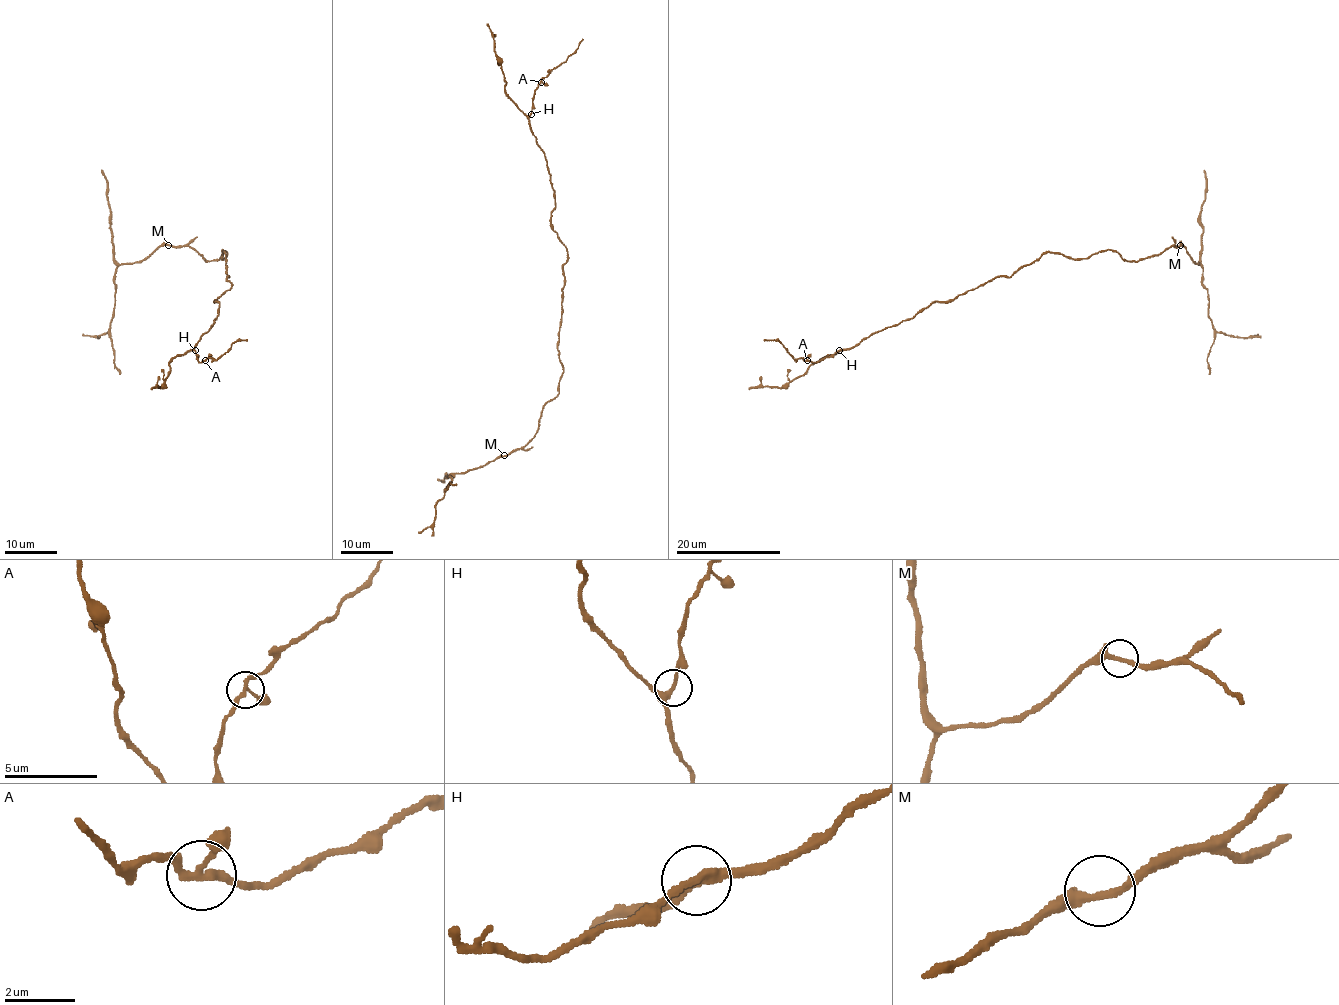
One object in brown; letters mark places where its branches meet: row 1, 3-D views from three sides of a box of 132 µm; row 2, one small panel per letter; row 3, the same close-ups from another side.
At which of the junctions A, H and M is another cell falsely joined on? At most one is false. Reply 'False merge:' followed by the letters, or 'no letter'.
False merge: no letter

